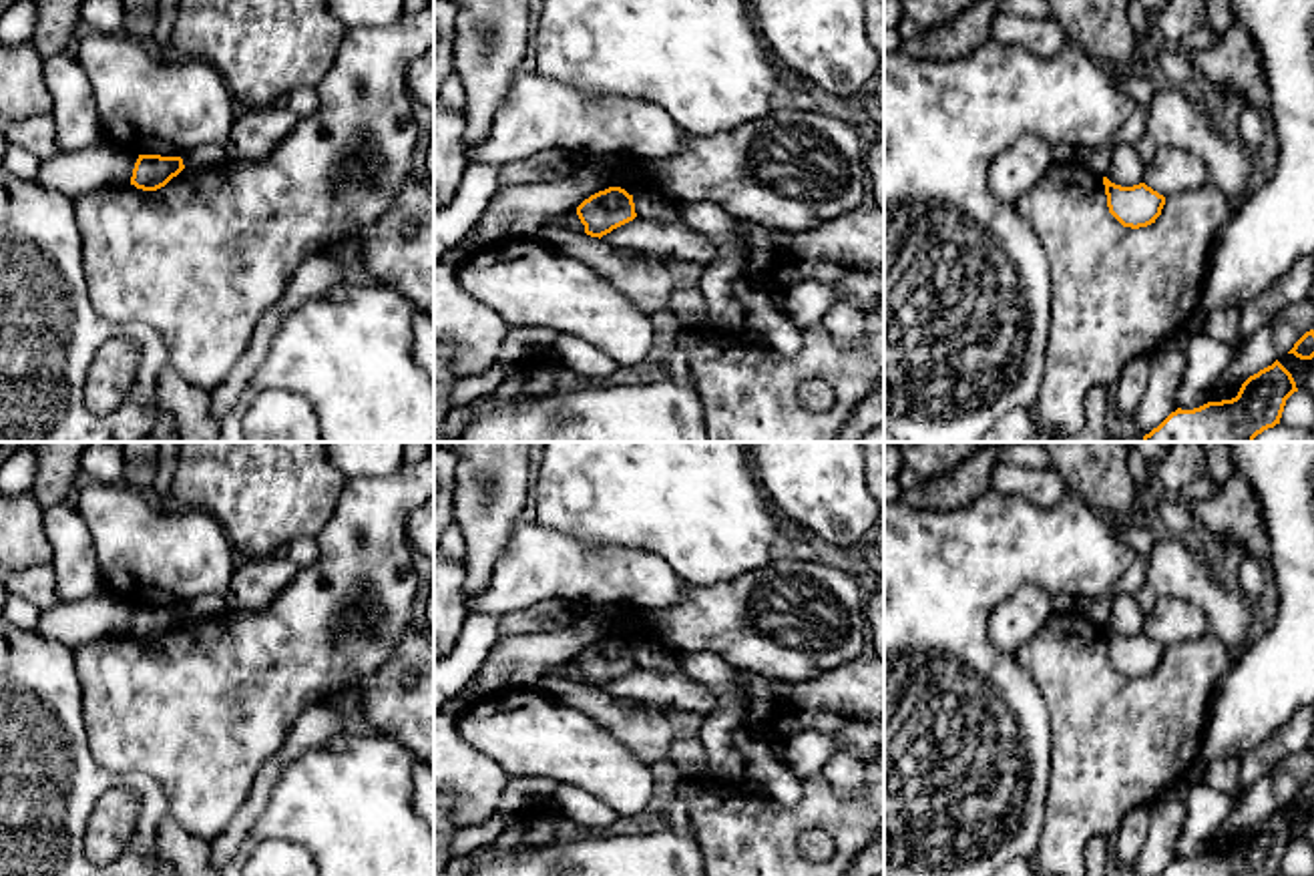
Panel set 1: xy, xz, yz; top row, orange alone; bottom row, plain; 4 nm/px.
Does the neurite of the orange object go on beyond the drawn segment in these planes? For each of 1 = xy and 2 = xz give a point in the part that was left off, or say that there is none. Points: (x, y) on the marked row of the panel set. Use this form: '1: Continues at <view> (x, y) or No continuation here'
1: No continuation here
2: No continuation here

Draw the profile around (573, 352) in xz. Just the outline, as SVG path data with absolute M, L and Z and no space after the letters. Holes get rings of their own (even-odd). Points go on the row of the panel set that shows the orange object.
M559 334L551 352L563 368L585 378L607 378L617 368L607 354L575 334Z

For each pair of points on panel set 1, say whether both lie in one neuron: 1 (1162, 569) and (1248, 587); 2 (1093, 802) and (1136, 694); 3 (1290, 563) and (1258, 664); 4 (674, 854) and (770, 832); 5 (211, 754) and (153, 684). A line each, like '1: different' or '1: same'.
1: different
2: same
3: same
4: different
5: same

